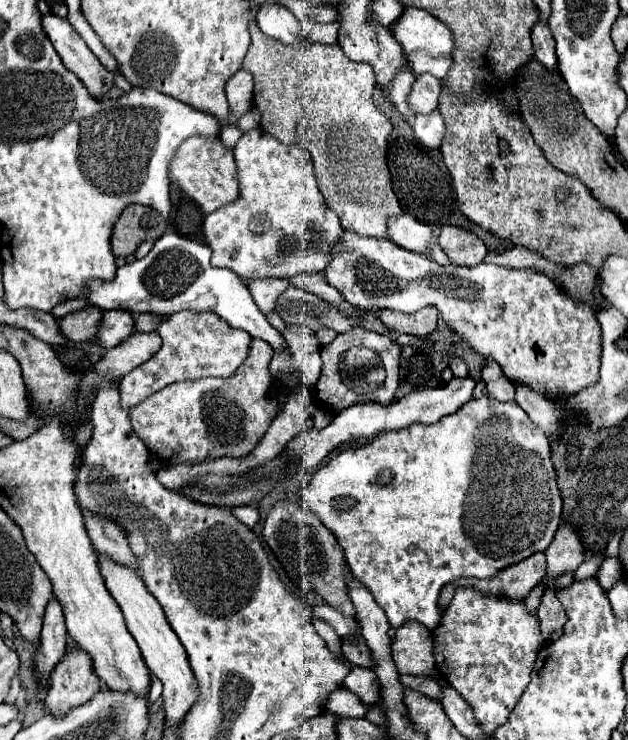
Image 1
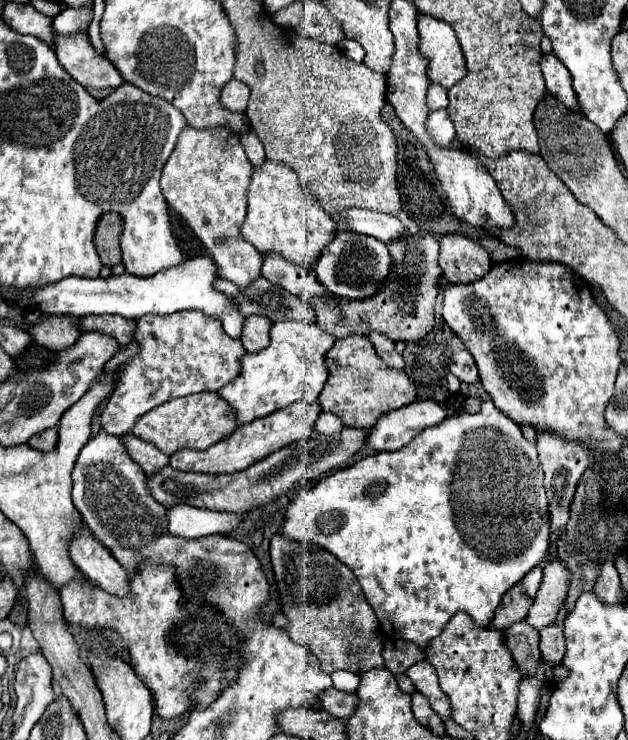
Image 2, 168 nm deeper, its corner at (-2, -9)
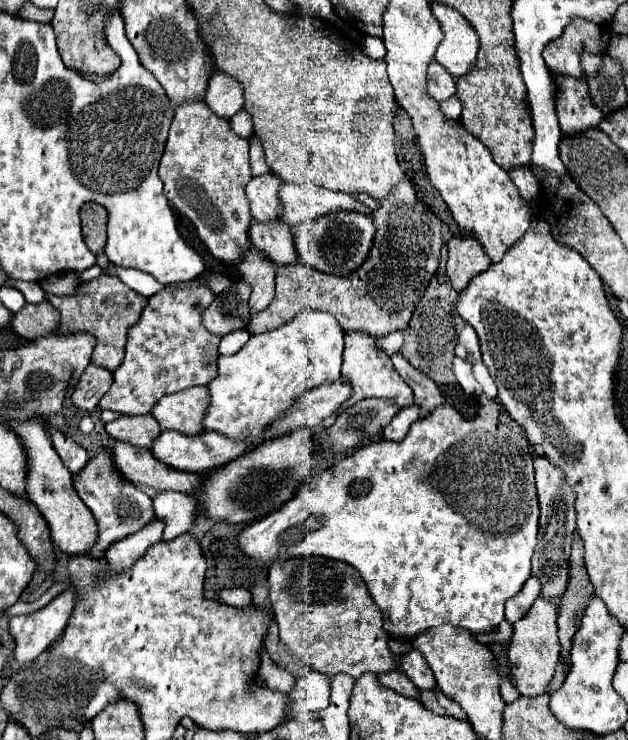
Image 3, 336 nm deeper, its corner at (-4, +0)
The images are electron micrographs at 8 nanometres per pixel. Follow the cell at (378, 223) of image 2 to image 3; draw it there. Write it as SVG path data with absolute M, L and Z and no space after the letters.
M282 183L278 197L282 203L280 219L286 225L298 225L306 219L316 219L332 211L358 211L364 215L372 215L372 209L358 203L352 195L330 191L318 185Z

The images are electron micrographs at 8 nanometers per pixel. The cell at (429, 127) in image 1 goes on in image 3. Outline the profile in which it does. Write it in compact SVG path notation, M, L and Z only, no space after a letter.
M450 97L446 101L440 103L440 109L442 113L448 117L448 119L460 119L460 113L462 113L462 103L458 97Z

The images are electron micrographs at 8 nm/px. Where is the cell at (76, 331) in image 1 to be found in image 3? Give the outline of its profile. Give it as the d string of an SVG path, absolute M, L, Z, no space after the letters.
M42 301L38 305L26 303L22 311L14 313L10 323L10 327L24 339L38 339L42 335L48 335L56 329L56 325L60 325L60 315L48 301Z

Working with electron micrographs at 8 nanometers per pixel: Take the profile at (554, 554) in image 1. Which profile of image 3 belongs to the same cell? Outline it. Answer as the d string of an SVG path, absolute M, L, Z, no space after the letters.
M538 597L532 605L532 609L522 617L518 623L514 623L514 633L510 637L508 645L508 663L510 663L510 673L516 681L516 689L522 695L536 697L548 691L548 685L554 677L558 655L560 655L560 643L556 635L556 607L548 603L544 597Z

